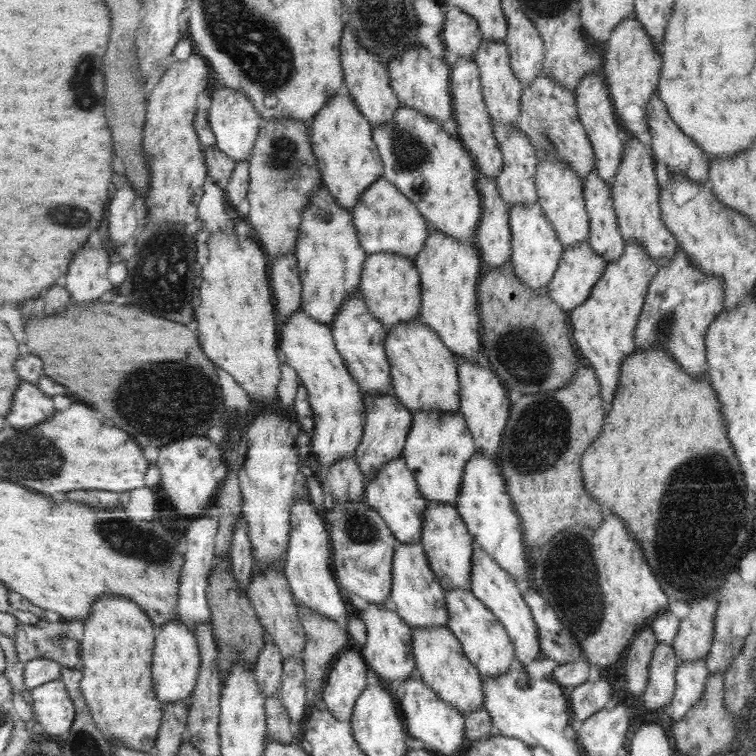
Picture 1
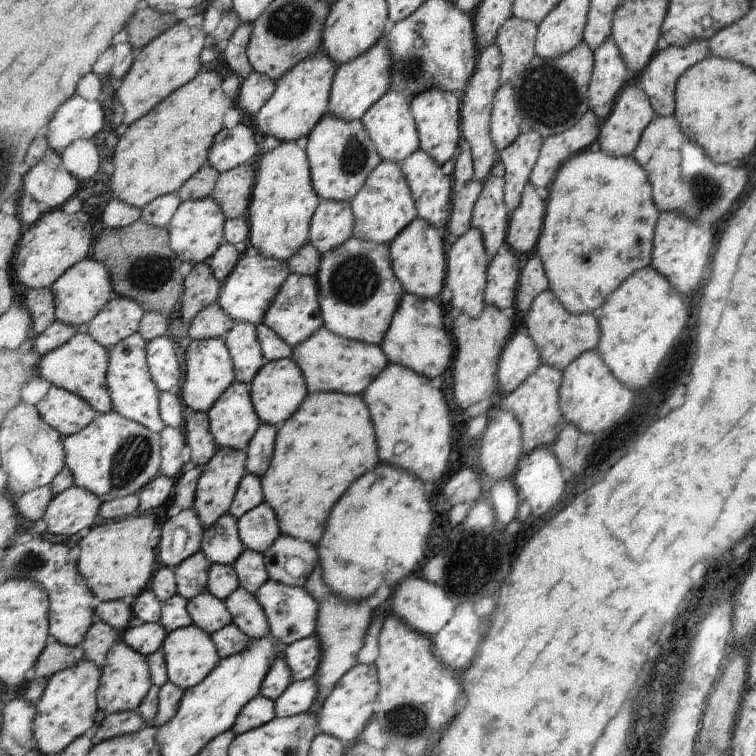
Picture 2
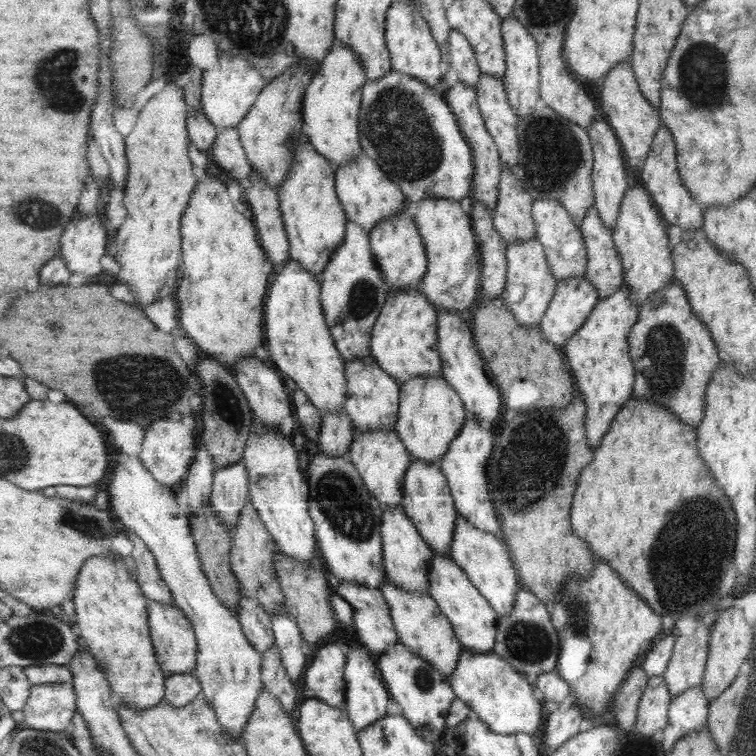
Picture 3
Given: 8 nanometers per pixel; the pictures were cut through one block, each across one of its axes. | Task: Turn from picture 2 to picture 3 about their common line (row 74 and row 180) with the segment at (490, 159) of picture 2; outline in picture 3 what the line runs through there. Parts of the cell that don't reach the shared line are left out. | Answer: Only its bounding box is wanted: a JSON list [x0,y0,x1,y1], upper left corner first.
[444,81,503,210]

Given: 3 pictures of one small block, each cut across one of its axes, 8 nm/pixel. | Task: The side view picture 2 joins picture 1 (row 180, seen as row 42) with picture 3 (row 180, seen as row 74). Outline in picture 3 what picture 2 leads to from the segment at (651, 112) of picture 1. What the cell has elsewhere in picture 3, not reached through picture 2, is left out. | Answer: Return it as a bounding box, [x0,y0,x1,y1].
[641,123,705,233]

